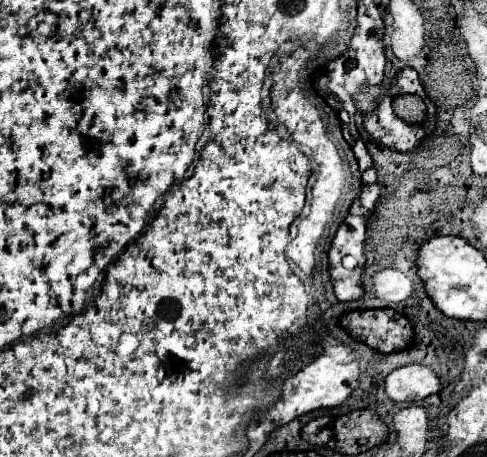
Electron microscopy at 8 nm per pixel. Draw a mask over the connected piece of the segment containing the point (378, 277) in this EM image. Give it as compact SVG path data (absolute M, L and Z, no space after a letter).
M382 269L374 273L372 285L374 285L374 295L388 303L404 301L414 289L412 281L398 269Z

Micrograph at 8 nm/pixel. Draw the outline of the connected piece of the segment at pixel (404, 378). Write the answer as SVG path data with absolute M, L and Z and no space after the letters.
M416 363L394 369L386 377L384 385L386 385L386 395L392 401L406 401L406 403L422 401L428 395L440 391L438 375L432 369Z

